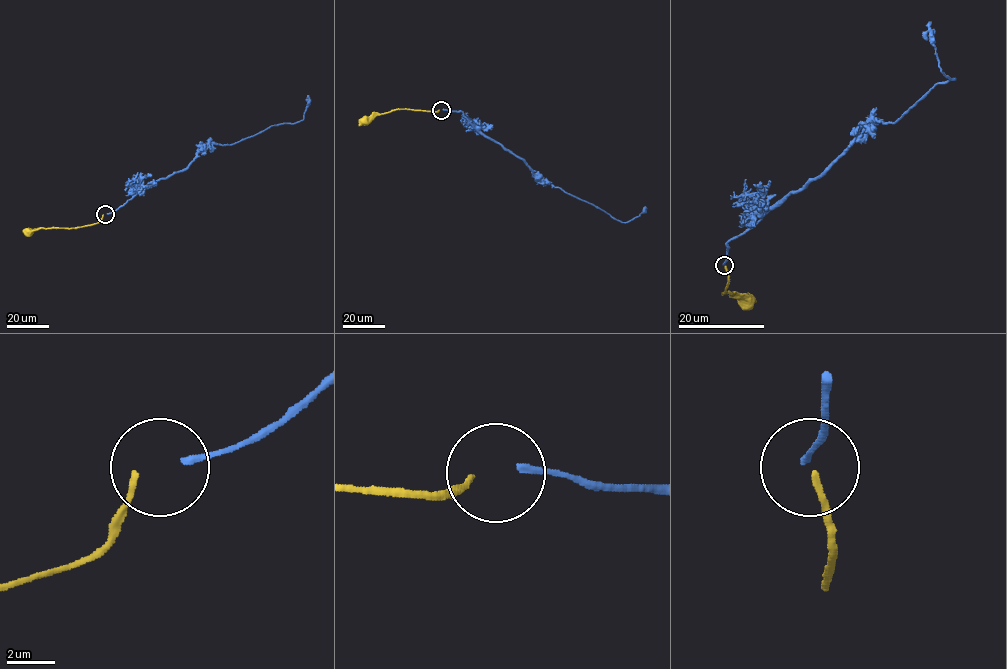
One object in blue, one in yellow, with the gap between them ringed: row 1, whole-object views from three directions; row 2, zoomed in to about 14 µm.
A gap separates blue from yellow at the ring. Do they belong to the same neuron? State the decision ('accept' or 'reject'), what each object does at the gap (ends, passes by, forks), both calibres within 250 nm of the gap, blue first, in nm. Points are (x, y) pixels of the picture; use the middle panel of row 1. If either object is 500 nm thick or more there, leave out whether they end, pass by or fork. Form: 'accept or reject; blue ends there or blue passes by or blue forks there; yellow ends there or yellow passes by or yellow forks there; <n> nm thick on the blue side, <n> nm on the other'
reject; blue ends there; yellow ends there; 300 nm thick on the blue side, 280 nm on the other

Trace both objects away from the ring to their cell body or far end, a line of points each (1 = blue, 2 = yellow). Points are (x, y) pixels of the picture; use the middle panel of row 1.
1: (443, 110), (461, 111), (481, 132), (520, 157), (540, 180), (593, 204), (617, 220), (627, 222), (643, 210)
2: (439, 110), (397, 108), (375, 114), (364, 121)

